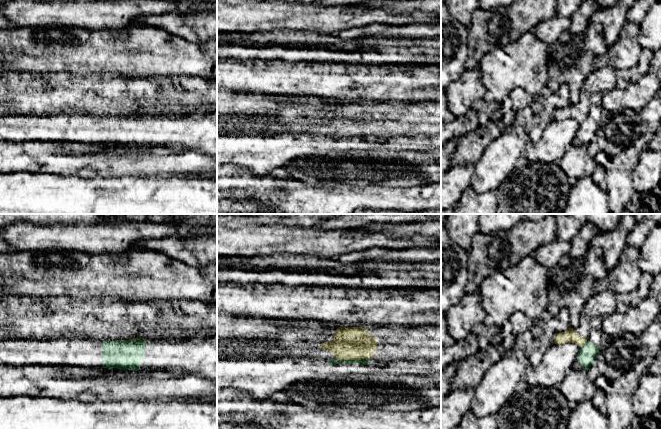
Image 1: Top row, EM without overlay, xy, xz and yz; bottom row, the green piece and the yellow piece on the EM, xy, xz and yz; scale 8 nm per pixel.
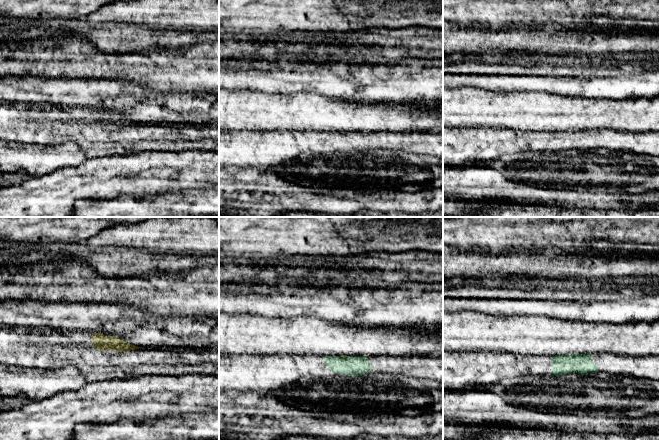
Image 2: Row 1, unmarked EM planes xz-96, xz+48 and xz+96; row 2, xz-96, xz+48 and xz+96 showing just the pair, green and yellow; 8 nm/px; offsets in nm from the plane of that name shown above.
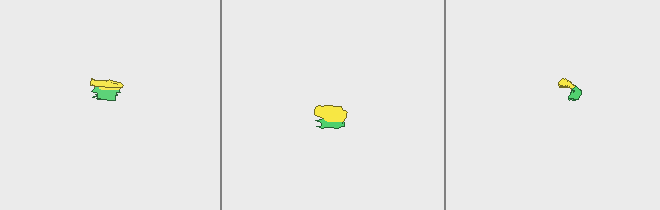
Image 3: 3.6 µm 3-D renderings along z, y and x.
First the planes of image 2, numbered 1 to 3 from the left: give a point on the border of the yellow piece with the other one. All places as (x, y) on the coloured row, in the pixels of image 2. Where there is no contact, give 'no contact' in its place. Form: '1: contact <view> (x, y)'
1: no contact
2: contact xz+48 (345, 357)
3: no contact

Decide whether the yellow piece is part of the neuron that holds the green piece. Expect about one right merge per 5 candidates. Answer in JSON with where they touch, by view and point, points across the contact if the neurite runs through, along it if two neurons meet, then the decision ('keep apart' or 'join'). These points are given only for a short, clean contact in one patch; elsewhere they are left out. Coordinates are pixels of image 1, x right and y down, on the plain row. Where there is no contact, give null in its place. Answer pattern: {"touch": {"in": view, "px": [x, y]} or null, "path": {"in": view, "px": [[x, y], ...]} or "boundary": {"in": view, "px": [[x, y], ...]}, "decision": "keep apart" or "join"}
{"touch": {"in": "xz", "px": [354, 136]}, "boundary": {"in": "xz", "px": [[338, 134], [369, 135]]}, "decision": "keep apart"}

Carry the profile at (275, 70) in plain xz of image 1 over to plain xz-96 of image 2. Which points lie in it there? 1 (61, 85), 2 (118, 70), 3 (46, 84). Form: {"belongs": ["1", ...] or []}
{"belongs": ["1", "3"]}

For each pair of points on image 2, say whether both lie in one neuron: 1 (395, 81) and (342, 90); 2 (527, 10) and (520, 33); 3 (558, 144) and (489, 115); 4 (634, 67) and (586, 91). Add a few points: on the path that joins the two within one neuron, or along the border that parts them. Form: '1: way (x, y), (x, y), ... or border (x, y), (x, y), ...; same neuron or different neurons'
1: way (382, 83), (358, 83), (355, 85); same neuron
2: border (545, 22), (541, 24), (503, 26), (499, 29); different neurons
3: border (503, 127), (519, 130), (550, 130); different neurons
4: border (642, 72), (596, 76); different neurons

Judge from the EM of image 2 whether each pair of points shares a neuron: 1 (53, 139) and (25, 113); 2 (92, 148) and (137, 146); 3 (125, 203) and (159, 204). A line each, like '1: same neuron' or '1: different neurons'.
1: same neuron
2: same neuron
3: same neuron

